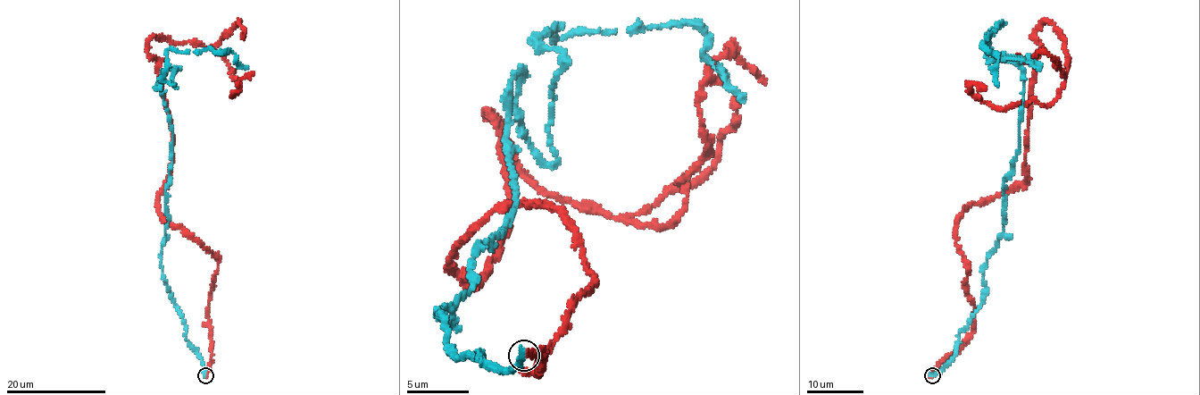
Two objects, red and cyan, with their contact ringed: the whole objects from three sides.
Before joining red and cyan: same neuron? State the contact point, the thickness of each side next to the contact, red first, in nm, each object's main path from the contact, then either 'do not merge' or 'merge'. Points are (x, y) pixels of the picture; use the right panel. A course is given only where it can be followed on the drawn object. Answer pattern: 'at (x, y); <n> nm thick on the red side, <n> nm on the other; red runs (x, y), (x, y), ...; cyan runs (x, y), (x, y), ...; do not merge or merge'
at (932, 375); 280 nm thick on the red side, 300 nm on the other; red runs (933, 375), (970, 333), (958, 217), (1027, 179), (1054, 23), (1059, 95), (986, 91); cyan runs (933, 375), (1003, 232), (1022, 70), (996, 57), (1040, 68), (989, 60), (1002, 22), (983, 45), (998, 86); do not merge

